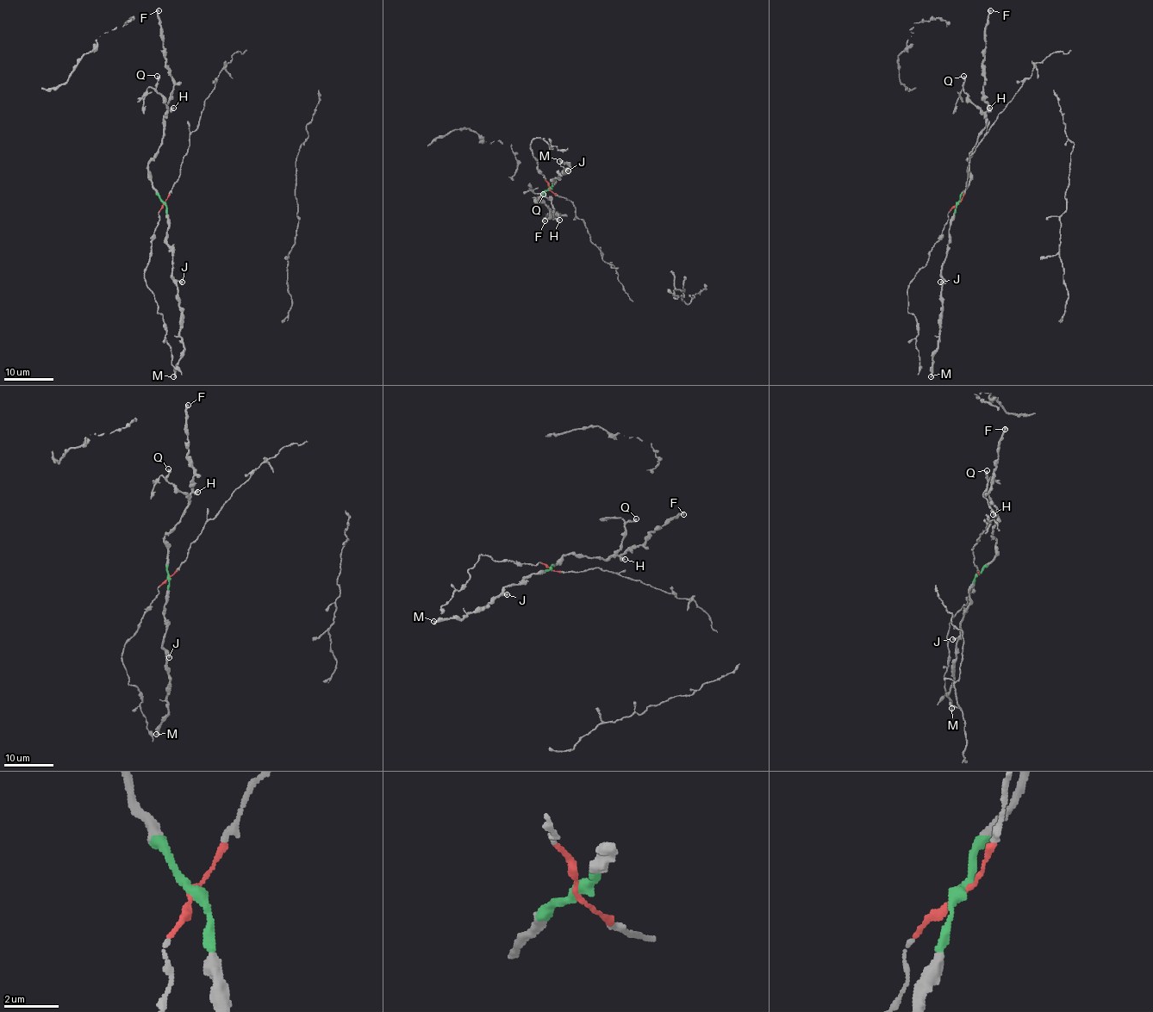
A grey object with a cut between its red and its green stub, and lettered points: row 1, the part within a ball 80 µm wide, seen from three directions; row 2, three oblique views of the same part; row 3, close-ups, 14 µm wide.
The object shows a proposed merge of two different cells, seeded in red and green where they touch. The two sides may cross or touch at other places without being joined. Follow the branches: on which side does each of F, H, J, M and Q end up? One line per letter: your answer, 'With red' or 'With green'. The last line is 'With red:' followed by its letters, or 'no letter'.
F: With green
H: With green
J: With green
M: With green
Q: With green
With red: no letter

